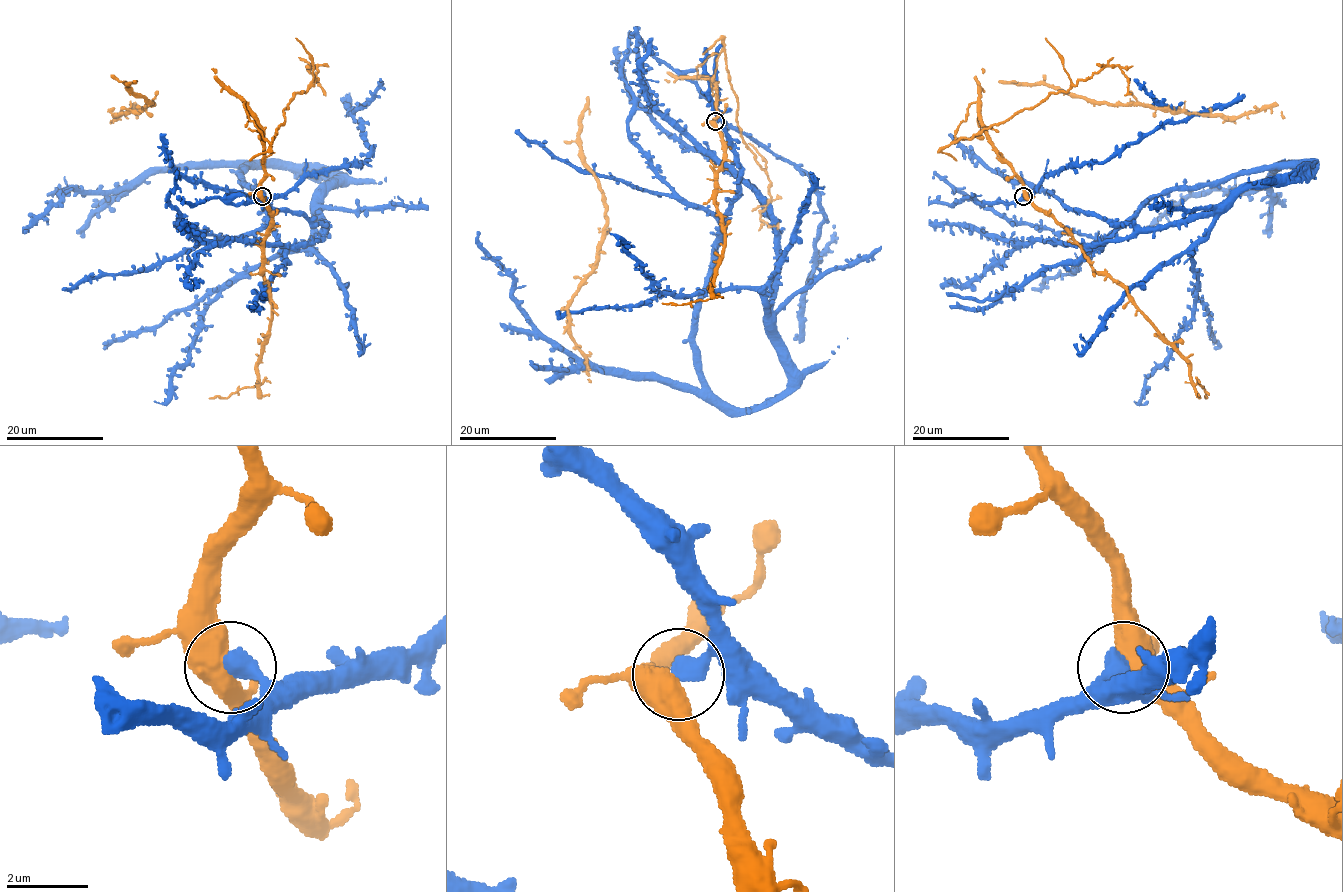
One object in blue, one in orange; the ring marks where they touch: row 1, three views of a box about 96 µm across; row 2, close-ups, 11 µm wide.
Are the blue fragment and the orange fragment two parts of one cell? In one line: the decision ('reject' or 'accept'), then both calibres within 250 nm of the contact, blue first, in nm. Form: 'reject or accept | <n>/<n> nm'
reject | 480/550 nm

